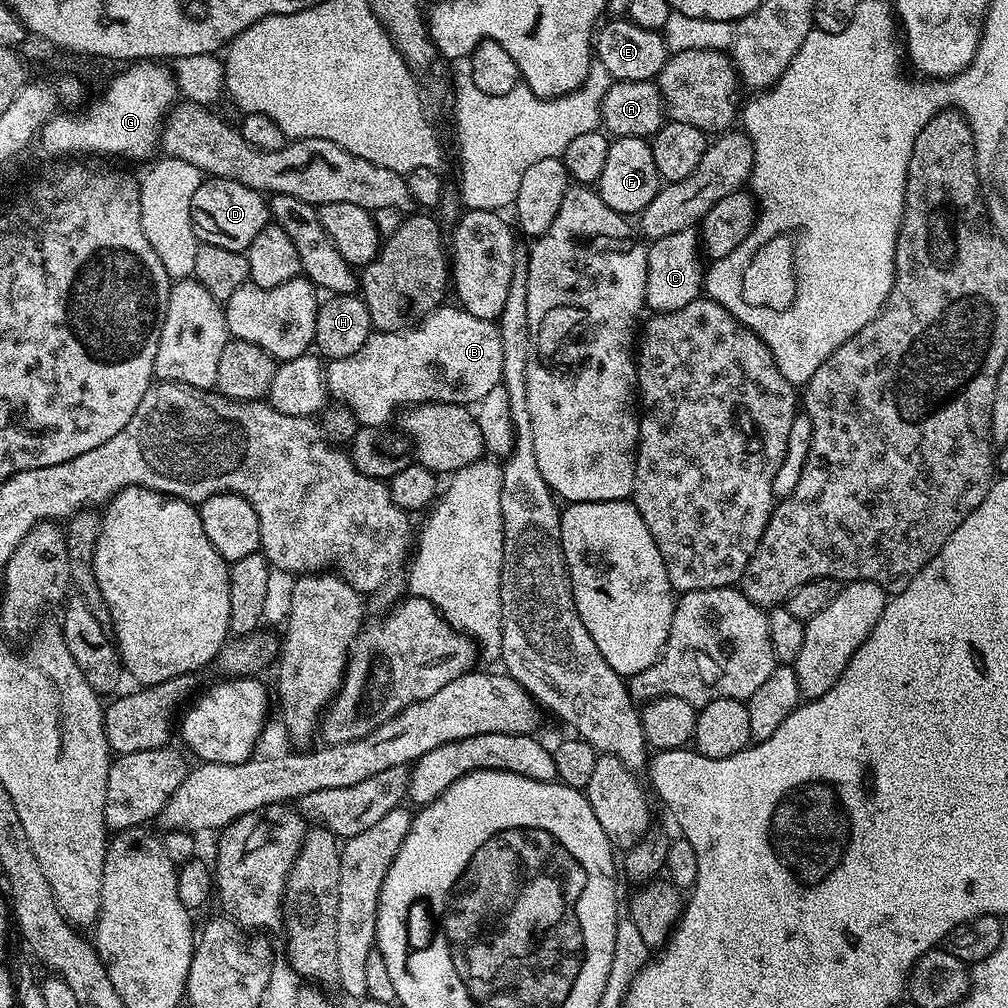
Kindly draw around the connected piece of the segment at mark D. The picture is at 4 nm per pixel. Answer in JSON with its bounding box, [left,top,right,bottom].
[190,179,270,253]

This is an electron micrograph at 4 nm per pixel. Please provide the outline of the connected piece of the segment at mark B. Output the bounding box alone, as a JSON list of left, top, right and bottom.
[324,306,502,428]

